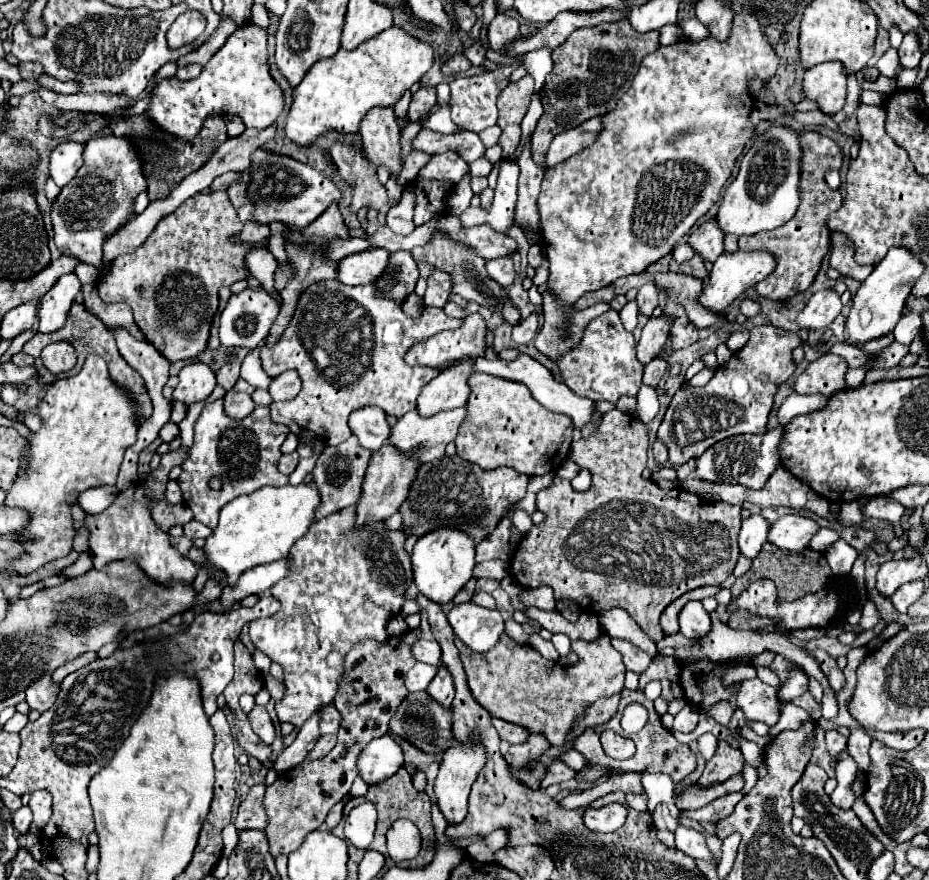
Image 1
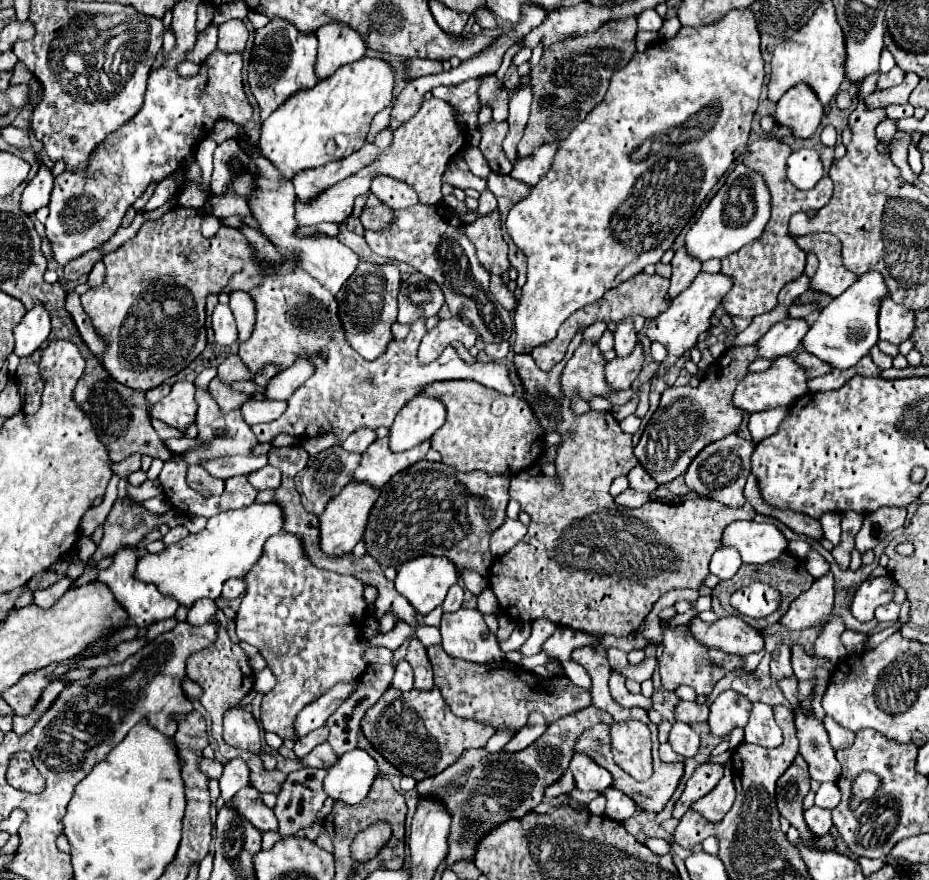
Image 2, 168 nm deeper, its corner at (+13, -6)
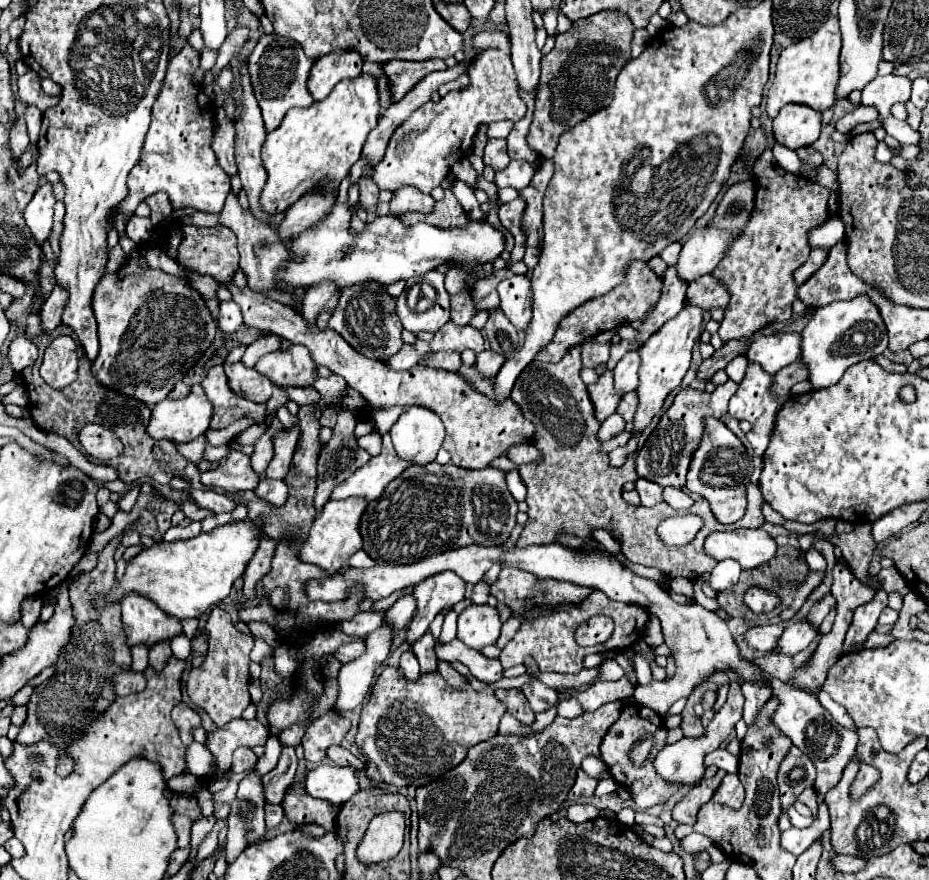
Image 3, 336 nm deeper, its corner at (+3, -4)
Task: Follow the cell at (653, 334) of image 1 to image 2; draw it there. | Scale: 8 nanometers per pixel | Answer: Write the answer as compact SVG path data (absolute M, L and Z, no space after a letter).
M638 344L634 348L632 356L628 356L626 360L614 358L612 362L606 364L606 368L604 368L604 380L612 388L612 392L626 390L636 380L638 372L642 370L642 364L644 364L644 350L642 350L642 344Z

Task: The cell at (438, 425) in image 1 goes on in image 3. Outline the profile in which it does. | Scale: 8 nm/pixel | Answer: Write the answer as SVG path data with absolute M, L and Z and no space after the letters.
M382 436L382 454L370 458L366 466L356 470L346 482L338 484L332 492L334 500L350 498L350 496L362 496L368 500L374 500L382 494L386 484L390 484L402 470L410 466L410 462L398 458L398 454L392 448L390 436Z

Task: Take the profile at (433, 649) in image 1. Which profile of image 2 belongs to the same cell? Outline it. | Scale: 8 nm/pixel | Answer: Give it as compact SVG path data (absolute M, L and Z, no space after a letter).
M366 648L364 662L366 664L388 664L392 662L392 652L386 648Z

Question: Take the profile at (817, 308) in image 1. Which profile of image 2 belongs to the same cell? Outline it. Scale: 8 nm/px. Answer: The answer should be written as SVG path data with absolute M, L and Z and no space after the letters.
M786 318L778 324L774 324L758 342L758 358L766 358L766 360L776 360L780 356L788 356L792 354L798 346L800 340L804 338L804 332L808 332L808 324L804 320L796 320L796 318Z

